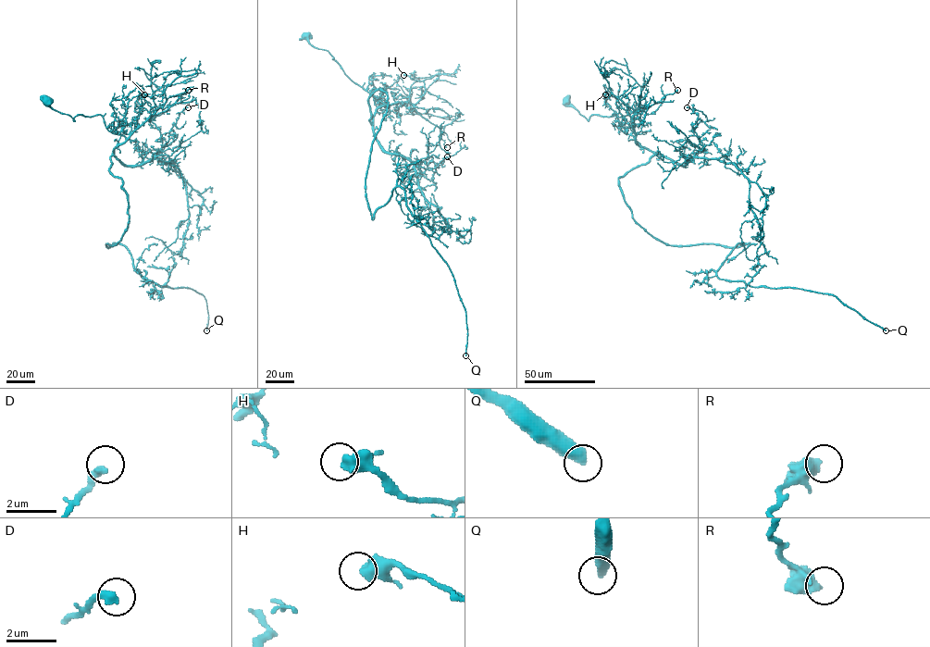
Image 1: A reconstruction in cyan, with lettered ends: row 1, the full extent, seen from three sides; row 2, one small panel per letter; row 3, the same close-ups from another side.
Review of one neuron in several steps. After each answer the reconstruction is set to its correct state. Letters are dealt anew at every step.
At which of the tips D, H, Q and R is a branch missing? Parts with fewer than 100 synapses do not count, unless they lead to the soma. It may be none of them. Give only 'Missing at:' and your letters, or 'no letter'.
Missing at: Q

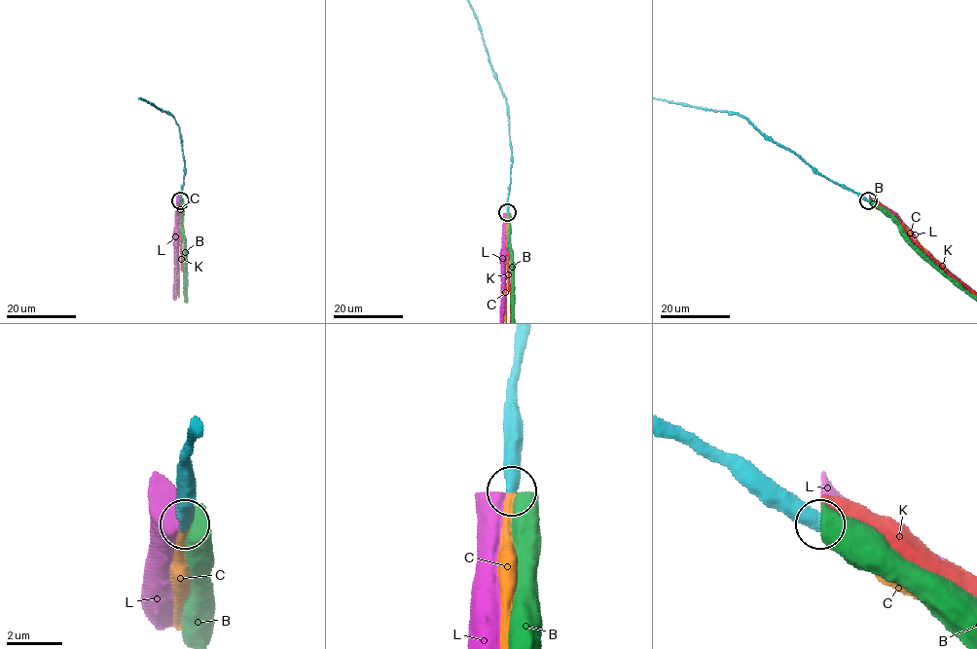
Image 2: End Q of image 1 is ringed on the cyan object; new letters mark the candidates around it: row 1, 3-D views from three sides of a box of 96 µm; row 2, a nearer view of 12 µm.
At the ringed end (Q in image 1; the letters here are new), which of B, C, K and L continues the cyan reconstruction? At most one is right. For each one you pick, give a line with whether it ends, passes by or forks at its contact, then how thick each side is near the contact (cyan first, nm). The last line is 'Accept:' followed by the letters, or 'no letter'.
C: it ends | 500/360 nm
Accept: C

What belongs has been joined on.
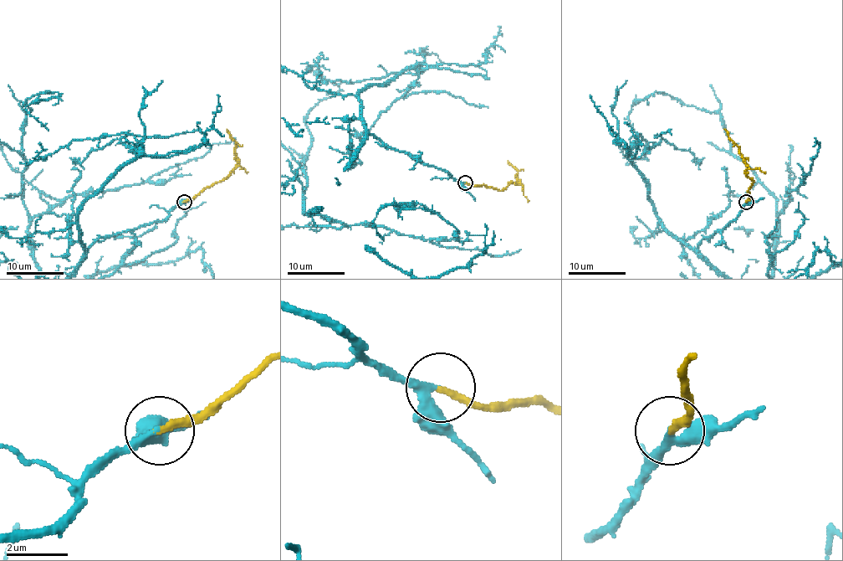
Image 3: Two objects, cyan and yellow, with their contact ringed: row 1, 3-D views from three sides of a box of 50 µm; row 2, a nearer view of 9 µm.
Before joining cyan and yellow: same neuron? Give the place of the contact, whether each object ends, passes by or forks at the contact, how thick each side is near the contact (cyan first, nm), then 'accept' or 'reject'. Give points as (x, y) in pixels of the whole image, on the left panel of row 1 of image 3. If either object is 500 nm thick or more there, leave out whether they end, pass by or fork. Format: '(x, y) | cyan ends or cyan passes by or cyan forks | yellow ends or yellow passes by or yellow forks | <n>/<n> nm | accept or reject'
(184, 202) | cyan passes by | yellow ends | 240/220 nm | accept

